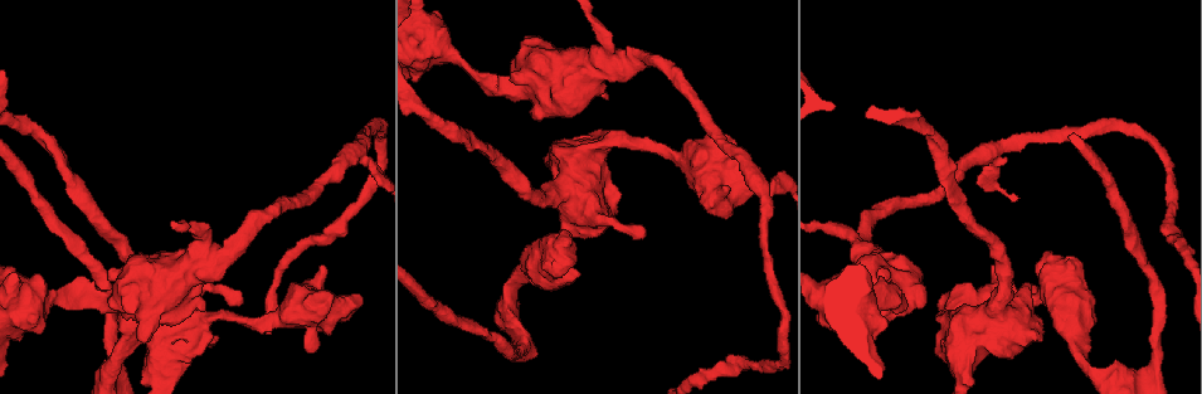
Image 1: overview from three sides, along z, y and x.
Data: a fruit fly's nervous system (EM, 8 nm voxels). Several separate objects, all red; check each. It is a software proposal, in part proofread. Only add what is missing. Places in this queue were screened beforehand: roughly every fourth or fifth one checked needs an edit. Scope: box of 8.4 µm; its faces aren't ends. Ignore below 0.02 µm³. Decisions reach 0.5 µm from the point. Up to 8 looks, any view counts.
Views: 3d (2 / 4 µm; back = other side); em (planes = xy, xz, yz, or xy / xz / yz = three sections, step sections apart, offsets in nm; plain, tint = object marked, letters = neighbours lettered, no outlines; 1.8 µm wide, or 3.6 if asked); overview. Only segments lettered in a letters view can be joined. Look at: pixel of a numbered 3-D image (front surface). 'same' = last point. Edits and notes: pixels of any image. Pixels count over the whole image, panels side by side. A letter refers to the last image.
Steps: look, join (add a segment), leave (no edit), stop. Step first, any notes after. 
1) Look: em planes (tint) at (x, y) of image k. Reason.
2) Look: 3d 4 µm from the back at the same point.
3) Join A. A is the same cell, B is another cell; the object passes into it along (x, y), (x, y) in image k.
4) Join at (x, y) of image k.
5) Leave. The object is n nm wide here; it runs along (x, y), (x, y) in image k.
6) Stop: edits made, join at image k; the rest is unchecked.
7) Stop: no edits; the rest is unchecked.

Look: em xz step 4 (plain) at (571, 264) of image 1. Free end.

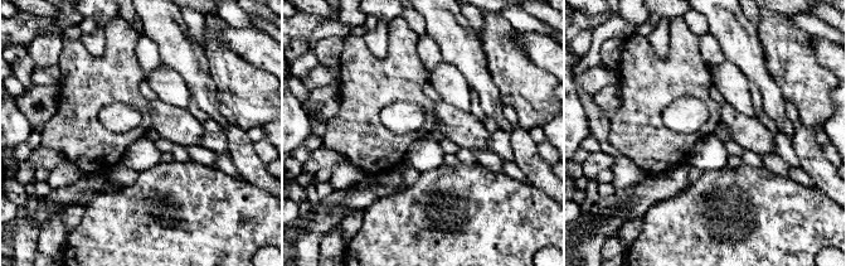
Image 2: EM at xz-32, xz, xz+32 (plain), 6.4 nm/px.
Look: em xz step 4 (letters) at the same point. What lies round it.

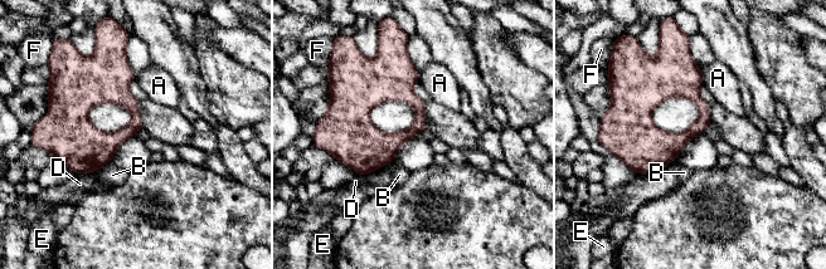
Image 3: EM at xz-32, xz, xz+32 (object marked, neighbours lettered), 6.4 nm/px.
Leave. A, B, D, E and F are other cells; a border runs along (110, 161), (97, 170) in image 3; none of them fits.

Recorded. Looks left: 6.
Look: 3d 4 µm at (1040, 301) of image 1. Branch stops here.

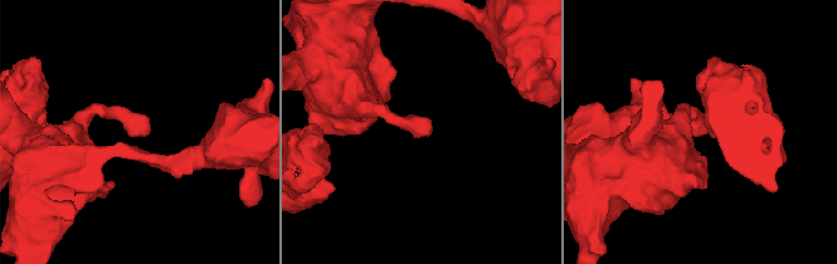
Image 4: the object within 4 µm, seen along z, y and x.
Look: em planes (letters) at (430, 131) of image 4.

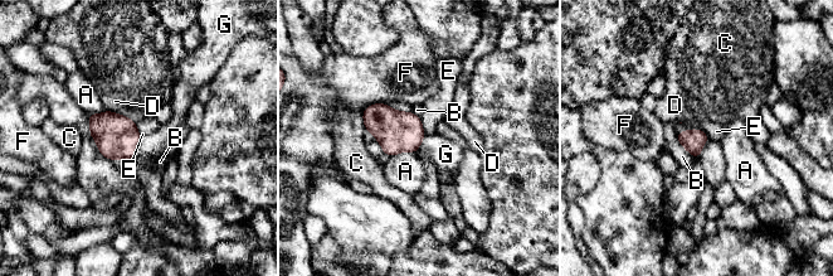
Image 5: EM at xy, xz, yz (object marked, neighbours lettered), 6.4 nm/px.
Leave. The longest contact is with E, 220 nm; A, B, C, D, E, F and G are other cells; a border runs along (142, 136), (137, 153), (130, 159) in image 5; none of them fits.

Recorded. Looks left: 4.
Look: em 3.6 µm planes (letters) at (992, 265) of image 1. Branch stops here.

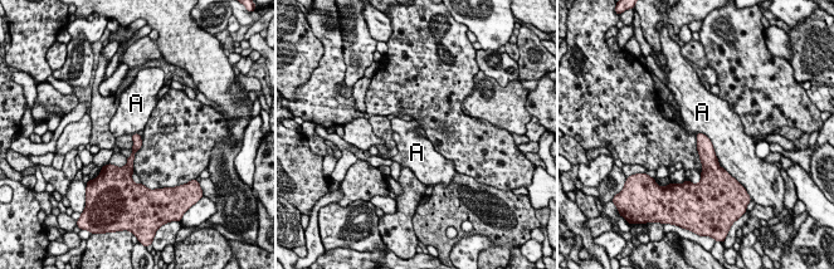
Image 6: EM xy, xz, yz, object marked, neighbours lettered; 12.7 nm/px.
Leave. The longest contact is with A, 460 nm; A is another cell; none of them fits.

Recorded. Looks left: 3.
Look: 3d 4 µm at (891, 298) of image 1. Thick turns thin.

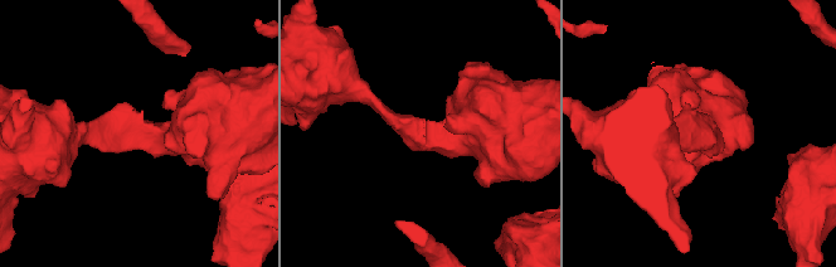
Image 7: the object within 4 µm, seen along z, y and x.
Look: em planes (plain) at (703, 134) of image 7. Need the tissue.

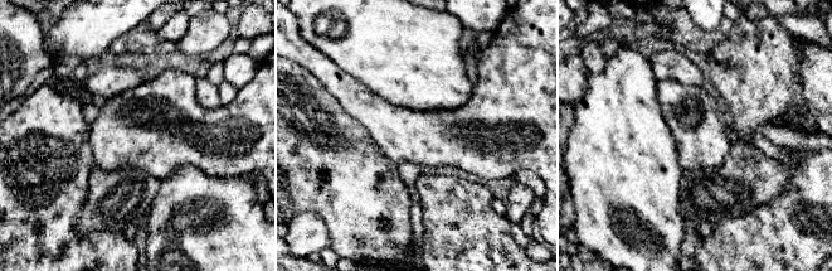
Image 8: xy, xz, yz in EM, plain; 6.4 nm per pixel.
Look: em planes (letters) at the same point. What lies round it.

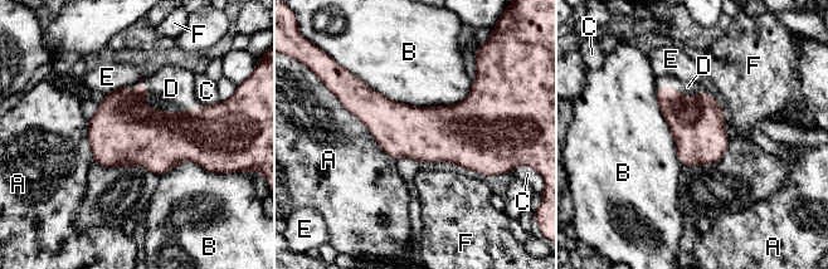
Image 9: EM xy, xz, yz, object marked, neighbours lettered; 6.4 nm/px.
Join D. The object is 340 nm wide here; the longest contact is with B, 800 nm; D is the same cell, A, B, C, E and F are other cells; it goes on there.

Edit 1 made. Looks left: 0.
Stop: edits made, join at image 9; the rest is unchecked.

